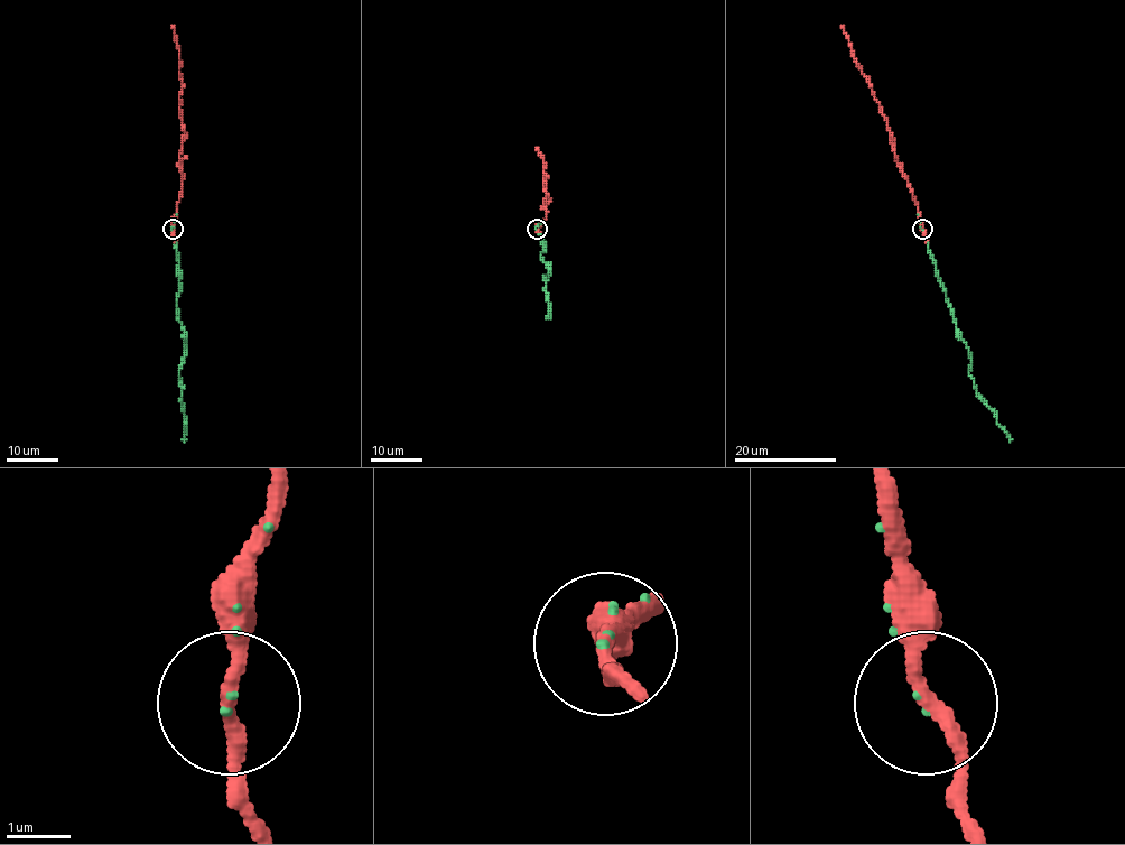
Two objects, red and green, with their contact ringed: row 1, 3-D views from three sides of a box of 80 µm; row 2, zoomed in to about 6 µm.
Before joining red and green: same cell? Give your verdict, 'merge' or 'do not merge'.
merge

